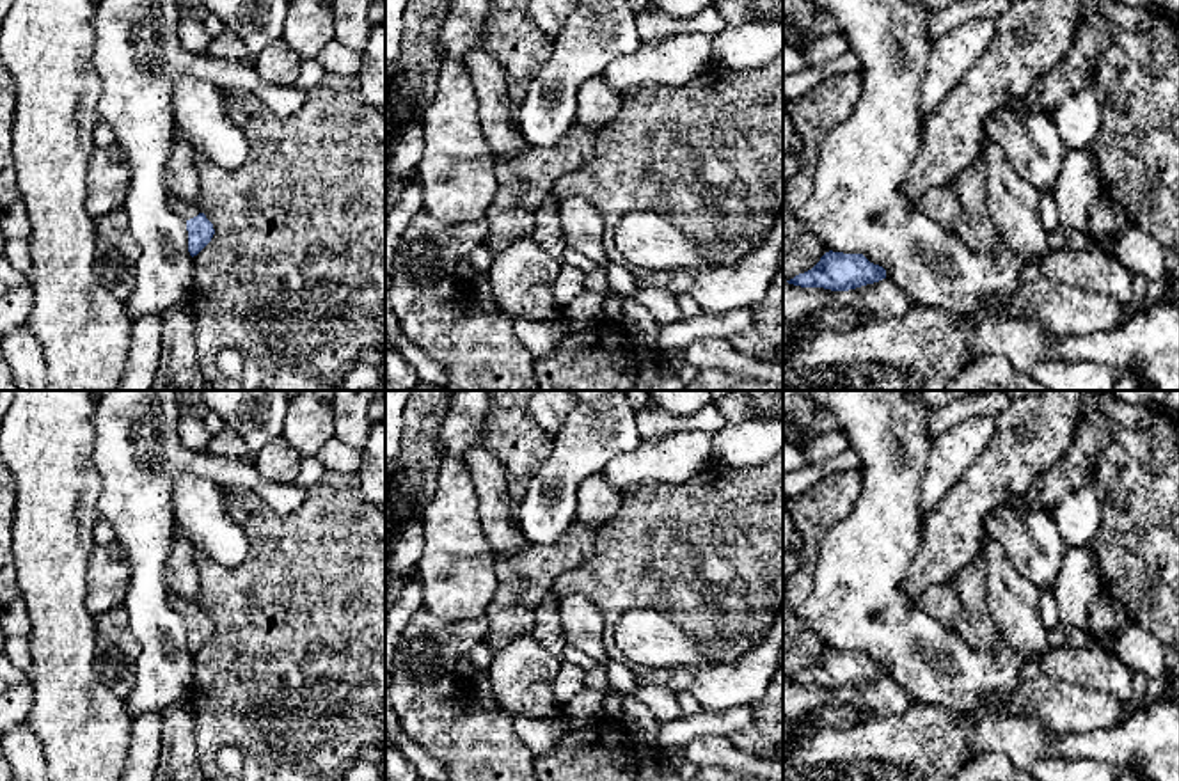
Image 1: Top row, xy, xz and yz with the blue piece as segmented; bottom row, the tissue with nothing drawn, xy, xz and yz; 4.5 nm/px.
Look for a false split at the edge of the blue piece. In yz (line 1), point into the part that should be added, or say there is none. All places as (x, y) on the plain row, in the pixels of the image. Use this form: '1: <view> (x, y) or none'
1: none

